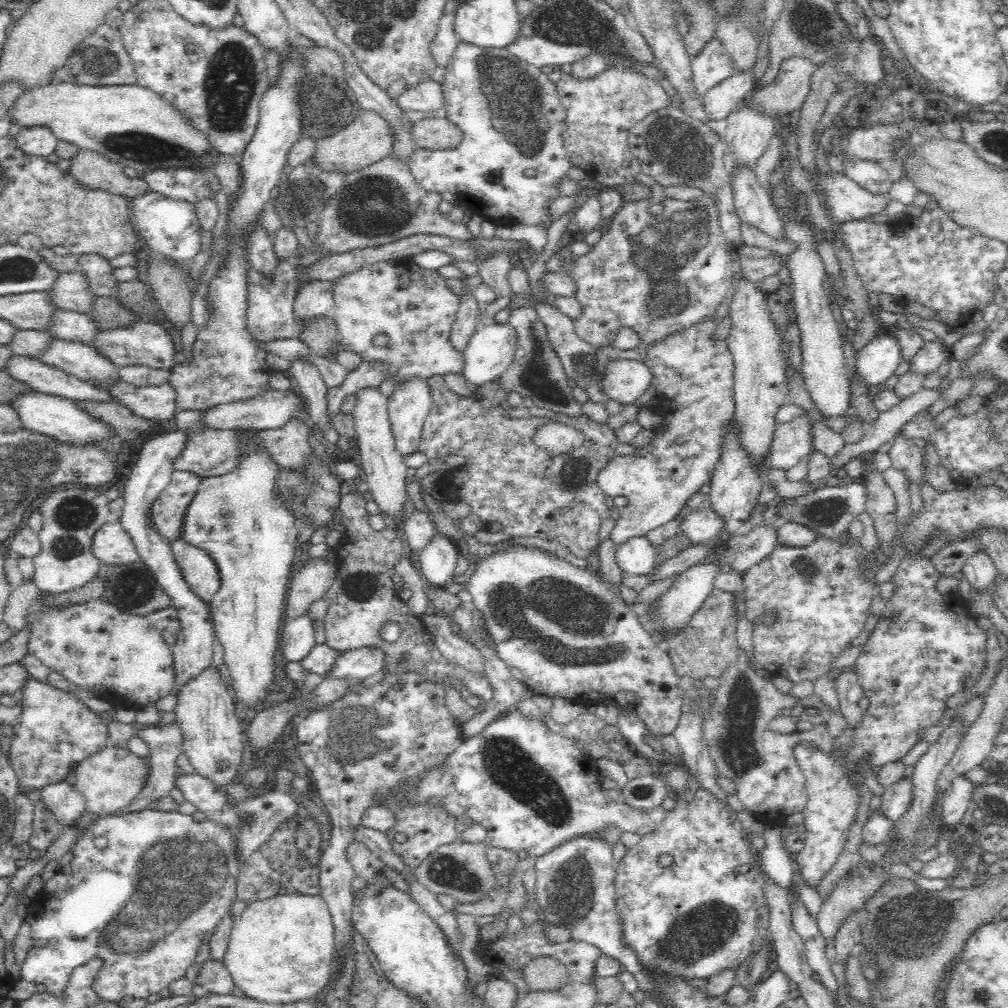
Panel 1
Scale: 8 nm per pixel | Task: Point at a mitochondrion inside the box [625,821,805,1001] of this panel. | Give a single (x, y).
(712, 928)

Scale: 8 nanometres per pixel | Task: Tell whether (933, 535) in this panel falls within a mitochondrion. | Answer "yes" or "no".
yes

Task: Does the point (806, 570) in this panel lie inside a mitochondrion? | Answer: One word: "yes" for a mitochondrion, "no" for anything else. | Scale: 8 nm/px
yes

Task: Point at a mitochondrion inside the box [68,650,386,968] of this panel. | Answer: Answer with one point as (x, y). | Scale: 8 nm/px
(175, 878)

